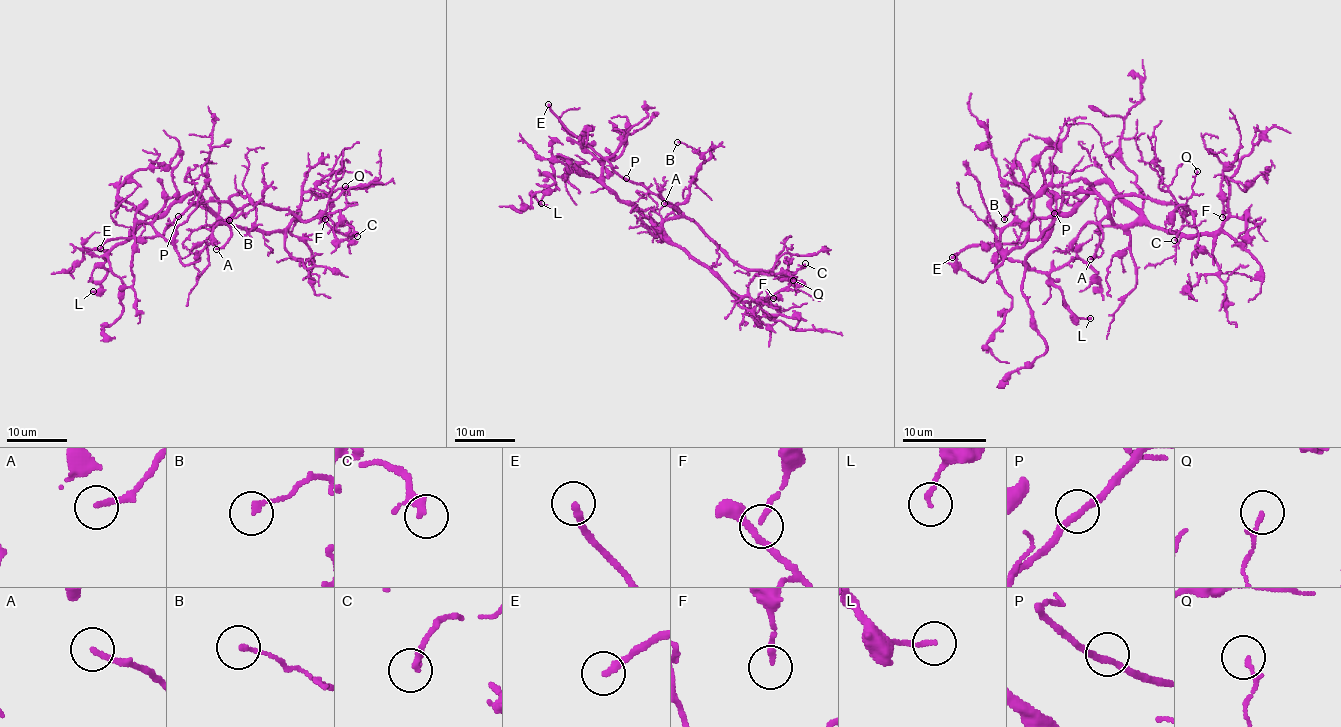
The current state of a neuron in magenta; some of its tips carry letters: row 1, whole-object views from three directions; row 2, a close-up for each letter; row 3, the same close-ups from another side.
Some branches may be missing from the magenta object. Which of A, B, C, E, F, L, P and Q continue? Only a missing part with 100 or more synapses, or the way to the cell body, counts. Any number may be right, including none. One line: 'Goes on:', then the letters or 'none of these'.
Goes on: E

